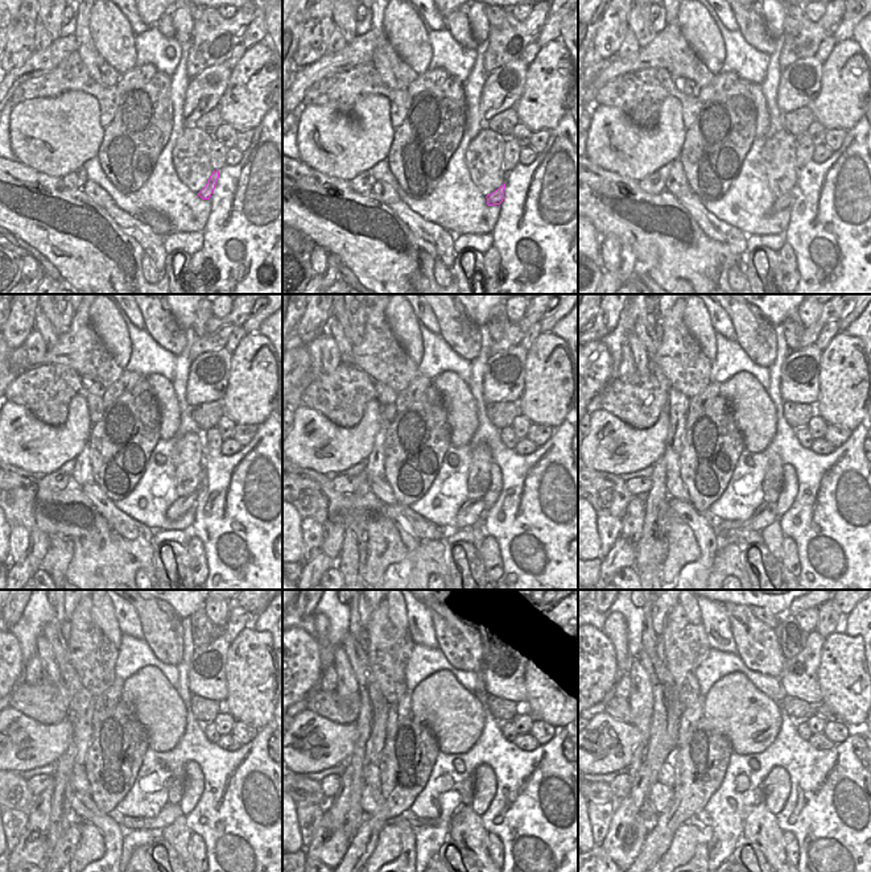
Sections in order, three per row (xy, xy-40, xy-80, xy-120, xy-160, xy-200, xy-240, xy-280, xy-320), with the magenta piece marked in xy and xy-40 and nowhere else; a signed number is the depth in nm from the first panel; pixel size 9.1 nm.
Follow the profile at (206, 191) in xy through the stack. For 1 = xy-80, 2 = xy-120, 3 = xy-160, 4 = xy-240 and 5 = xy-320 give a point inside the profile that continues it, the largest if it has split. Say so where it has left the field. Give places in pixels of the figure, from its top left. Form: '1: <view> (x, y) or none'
1: xy-80 (785, 201)
2: xy-120 (181, 505)
3: xy-160 (473, 511)
4: xy-240 (169, 813)
5: xy-320 (702, 815)

